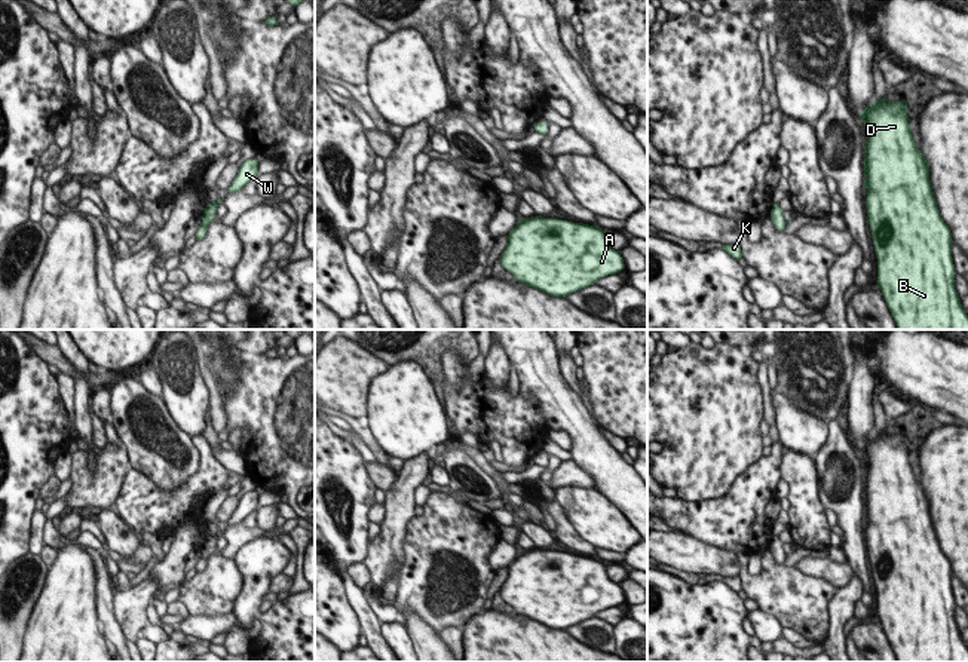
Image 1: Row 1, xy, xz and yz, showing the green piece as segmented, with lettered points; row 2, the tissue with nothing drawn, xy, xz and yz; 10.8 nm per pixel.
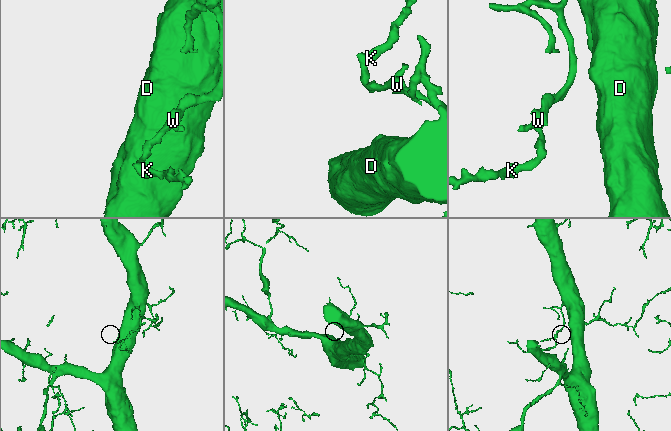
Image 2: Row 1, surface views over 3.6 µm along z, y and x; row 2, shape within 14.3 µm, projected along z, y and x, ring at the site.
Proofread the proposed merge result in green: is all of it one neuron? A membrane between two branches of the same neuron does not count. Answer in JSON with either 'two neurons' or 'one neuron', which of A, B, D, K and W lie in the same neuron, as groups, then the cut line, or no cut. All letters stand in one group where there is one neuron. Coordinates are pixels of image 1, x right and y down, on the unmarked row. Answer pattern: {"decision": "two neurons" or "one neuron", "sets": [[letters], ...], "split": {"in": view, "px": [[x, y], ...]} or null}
{"decision": "one neuron", "sets": [["A", "B", "D", "K", "W"]], "split": null}

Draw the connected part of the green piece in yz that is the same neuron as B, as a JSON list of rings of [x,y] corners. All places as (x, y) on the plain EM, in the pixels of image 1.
[[[885,429],[870,435],[860,450],[867,459],[866,551],[877,591],[877,620],[897,662],[968,662],[968,647],[955,622],[952,566],[934,530],[929,497],[912,468],[907,435]]]

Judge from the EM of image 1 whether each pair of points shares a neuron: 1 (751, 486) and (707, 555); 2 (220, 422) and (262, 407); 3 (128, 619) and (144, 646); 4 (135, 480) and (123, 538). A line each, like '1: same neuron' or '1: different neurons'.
1: different neurons
2: different neurons
3: different neurons
4: different neurons

